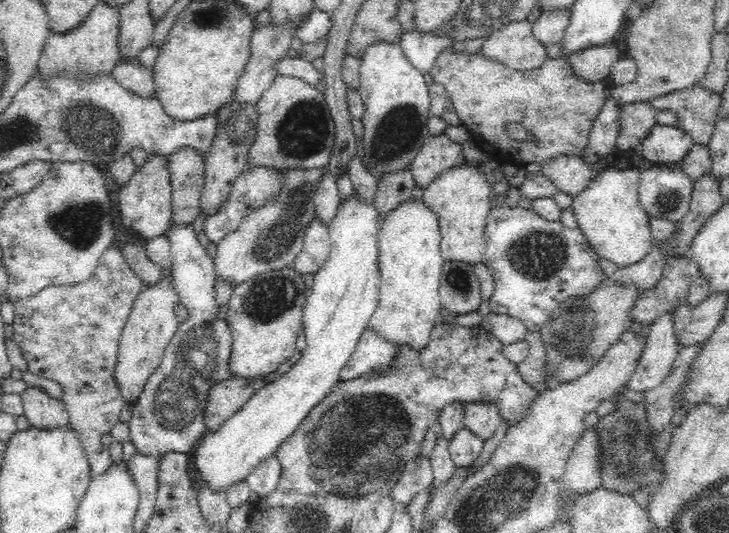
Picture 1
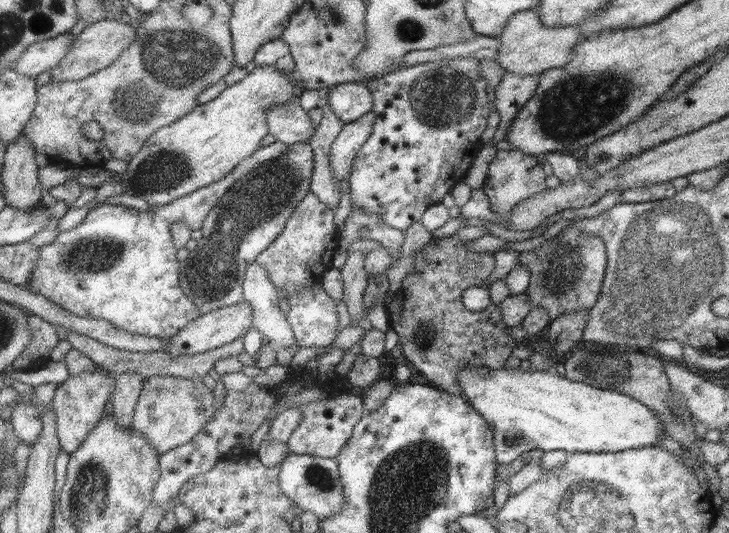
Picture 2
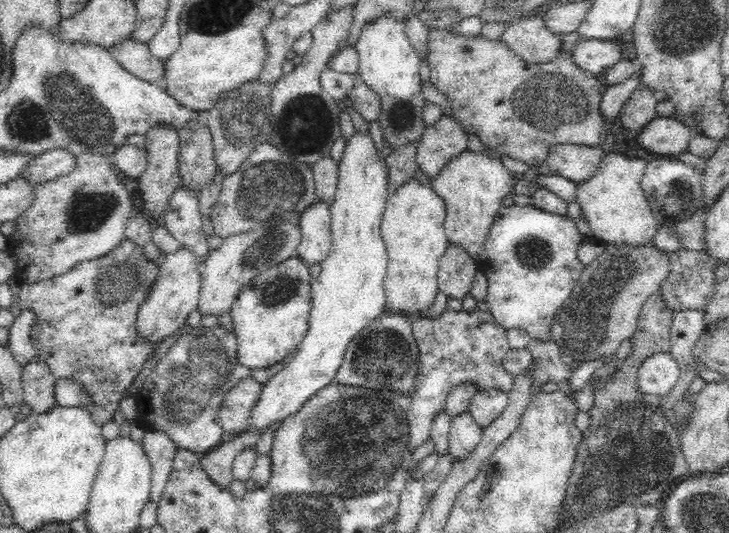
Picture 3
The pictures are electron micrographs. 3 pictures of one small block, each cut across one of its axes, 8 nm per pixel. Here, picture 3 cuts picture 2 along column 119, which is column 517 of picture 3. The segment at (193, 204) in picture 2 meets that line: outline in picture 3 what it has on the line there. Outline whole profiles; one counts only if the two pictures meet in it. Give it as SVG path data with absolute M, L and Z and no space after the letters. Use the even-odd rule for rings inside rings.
M533 204L501 206L490 227L483 250L489 262L484 268L488 288L485 302L497 324L506 330L510 328L523 330L533 340L542 342L557 340L559 334L552 328L552 324L556 322L557 311L569 298L583 273L585 265L578 260L577 252L585 241L586 238L582 237L576 227L576 221L567 214L548 212L536 208Z

